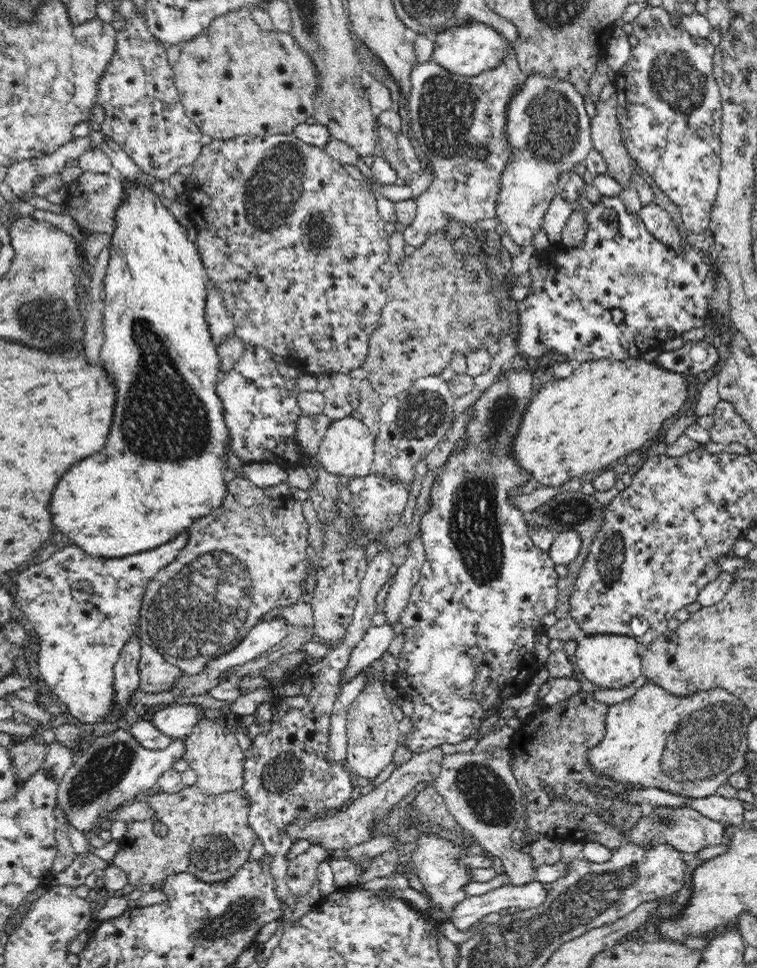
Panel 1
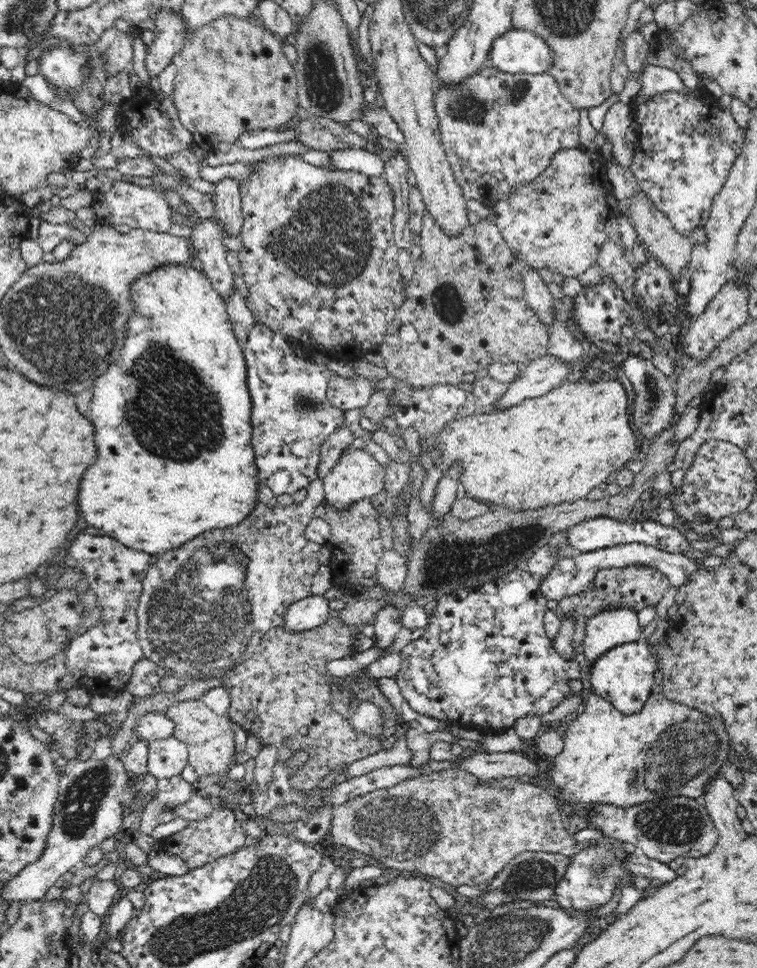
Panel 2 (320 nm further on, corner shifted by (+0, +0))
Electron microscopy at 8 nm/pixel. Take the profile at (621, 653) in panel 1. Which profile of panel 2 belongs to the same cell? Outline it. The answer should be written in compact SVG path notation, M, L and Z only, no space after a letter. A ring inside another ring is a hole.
M641 637L637 642L616 646L603 654L590 671L590 684L592 684L593 692L602 696L604 701L612 704L622 714L632 716L642 711L656 685L654 673L657 657L652 655L650 649L645 638Z

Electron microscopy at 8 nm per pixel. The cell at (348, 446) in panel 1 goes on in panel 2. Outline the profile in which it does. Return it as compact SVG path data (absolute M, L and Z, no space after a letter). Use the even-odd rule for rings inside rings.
M357 445L348 449L341 461L329 472L323 480L325 504L338 511L349 509L355 502L371 498L385 488L385 469L372 457L365 447Z

